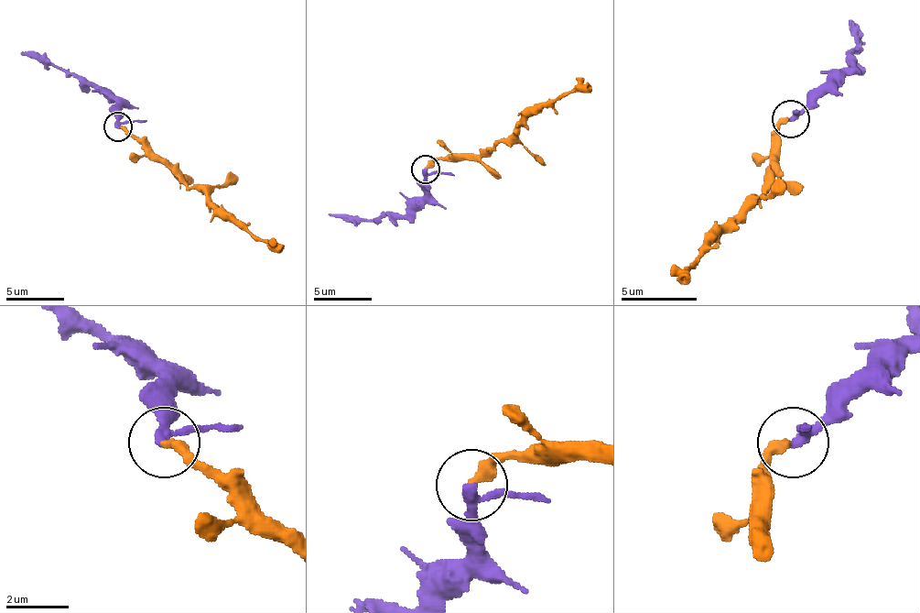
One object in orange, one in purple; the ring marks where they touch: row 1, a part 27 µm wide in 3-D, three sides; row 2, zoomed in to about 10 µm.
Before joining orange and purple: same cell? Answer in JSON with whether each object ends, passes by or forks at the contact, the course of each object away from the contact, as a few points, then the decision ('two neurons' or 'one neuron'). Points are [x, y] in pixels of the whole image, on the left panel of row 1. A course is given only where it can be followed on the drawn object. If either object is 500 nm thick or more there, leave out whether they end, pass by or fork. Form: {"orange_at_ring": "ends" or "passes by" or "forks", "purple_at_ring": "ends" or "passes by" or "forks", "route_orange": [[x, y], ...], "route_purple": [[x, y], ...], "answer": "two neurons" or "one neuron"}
{"orange_at_ring": "ends", "purple_at_ring": "passes by", "route_orange": [[117, 127], [137, 136], [172, 170], [262, 240], [270, 240], [282, 252]], "route_purple": [[117, 127], [117, 103], [97, 86], [85, 86], [21, 51]], "answer": "one neuron"}

